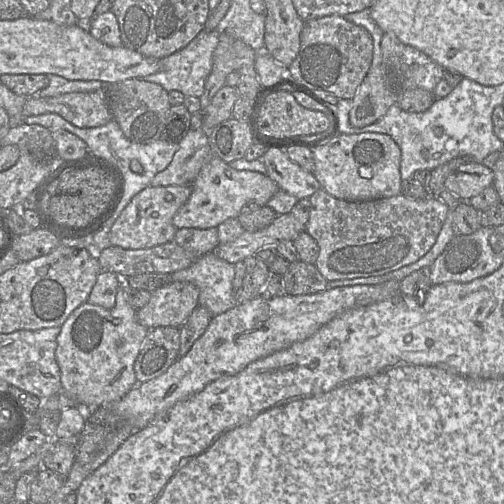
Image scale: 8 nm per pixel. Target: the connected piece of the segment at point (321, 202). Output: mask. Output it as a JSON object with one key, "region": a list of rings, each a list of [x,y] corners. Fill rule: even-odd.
{"region":[[[320,188],[309,199],[311,210],[305,231],[317,241],[319,255],[315,265],[327,281],[382,275],[416,262],[434,245],[450,209],[434,196],[415,199],[403,193],[353,201],[334,197]]]}

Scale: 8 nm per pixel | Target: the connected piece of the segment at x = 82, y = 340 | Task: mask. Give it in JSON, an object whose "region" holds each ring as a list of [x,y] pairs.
{"region":[[[122,280],[113,308],[106,309],[85,302],[60,327],[55,358],[60,369],[62,391],[79,406],[85,407],[84,411],[87,413],[115,404],[137,385],[134,363],[149,329],[138,322],[136,311],[127,301],[126,285]]]}

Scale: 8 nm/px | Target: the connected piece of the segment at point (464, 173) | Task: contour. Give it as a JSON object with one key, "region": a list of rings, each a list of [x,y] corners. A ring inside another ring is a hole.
{"region":[[[469,162],[458,166],[445,180],[445,188],[459,199],[469,201],[493,186],[493,171],[483,163]]]}

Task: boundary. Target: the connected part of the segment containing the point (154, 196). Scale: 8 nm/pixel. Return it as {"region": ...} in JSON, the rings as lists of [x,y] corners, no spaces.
{"region":[[[191,185],[148,186],[137,193],[113,223],[109,240],[111,246],[123,249],[148,249],[172,242],[177,232],[173,217],[188,200],[192,192]]]}

